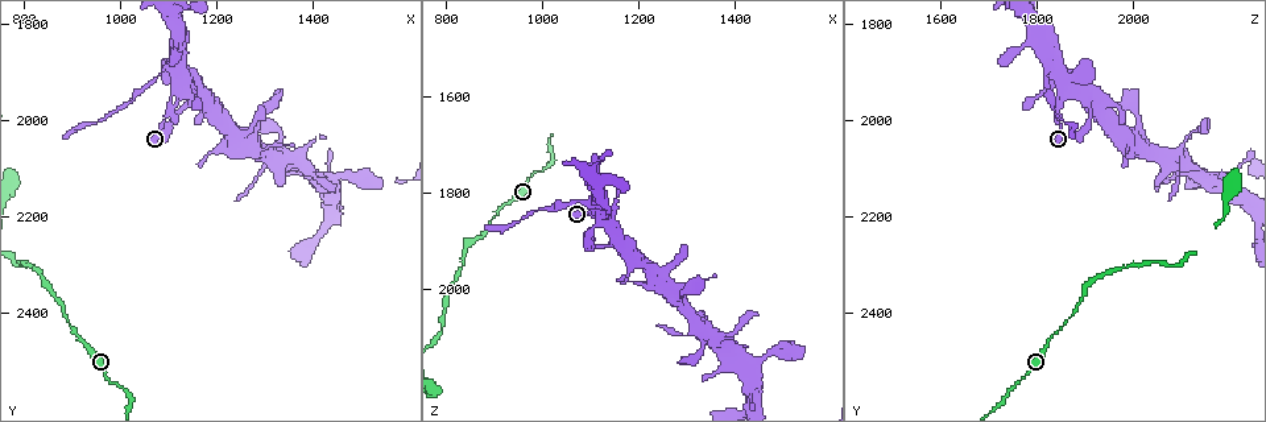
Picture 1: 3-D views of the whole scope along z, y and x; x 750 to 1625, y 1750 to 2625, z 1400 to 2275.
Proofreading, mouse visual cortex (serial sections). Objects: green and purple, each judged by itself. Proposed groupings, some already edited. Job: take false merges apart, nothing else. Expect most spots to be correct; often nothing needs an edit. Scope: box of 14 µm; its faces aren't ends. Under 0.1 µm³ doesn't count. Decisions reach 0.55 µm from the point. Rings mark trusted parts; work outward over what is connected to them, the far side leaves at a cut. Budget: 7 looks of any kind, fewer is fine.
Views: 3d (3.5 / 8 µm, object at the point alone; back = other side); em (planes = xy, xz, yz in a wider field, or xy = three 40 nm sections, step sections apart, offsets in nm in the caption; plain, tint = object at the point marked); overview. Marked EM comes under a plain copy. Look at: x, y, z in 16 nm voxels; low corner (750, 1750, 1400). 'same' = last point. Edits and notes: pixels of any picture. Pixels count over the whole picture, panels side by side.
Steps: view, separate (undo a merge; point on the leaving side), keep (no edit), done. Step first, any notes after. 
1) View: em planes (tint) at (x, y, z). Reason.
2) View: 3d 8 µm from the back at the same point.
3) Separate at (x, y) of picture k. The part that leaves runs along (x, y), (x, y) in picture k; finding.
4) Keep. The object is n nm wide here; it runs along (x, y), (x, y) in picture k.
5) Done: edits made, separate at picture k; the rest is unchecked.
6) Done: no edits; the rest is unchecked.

View: 3d 3.5 µm at (920, 2460, 1825). Thick turns thin.

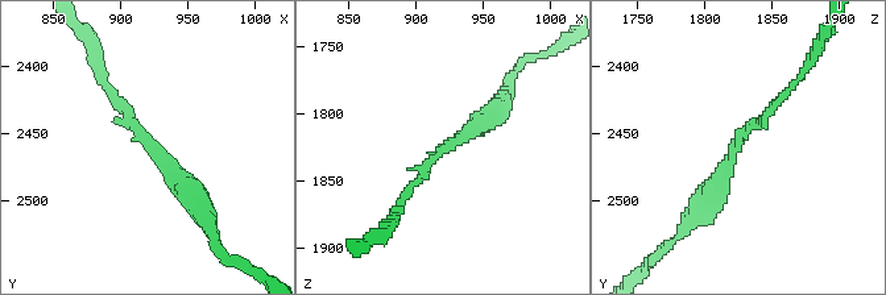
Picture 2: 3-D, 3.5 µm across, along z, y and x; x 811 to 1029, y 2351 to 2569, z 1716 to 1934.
View: em planes (tint) at (922, 2456, 1824). The arms are 100, 300 nm wide.

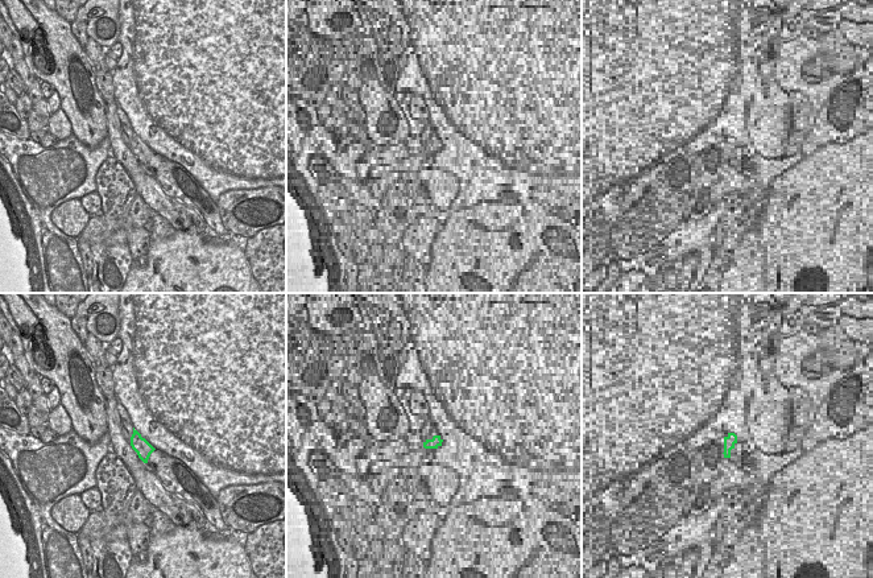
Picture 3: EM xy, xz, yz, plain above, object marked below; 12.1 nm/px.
Keep. It runs along (199, 203), (118, 106), (110, 86) in picture 2; one cell here.

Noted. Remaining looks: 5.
View: 3d 3.5 µm at (1100, 1890, 1825). Three-way junction.

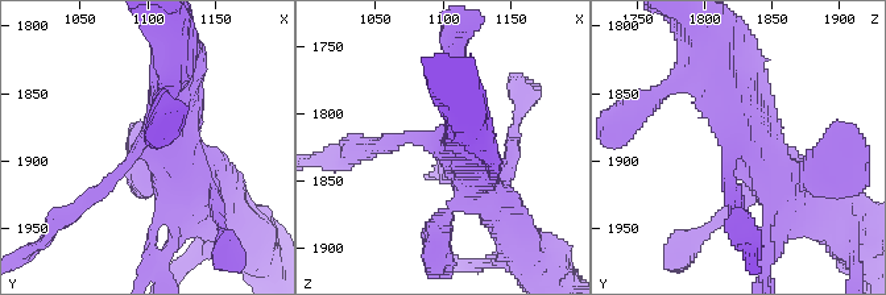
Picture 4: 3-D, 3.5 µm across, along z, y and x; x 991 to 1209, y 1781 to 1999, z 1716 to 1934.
View: em xy step 1 (tint) at (1100, 1890, 1828).

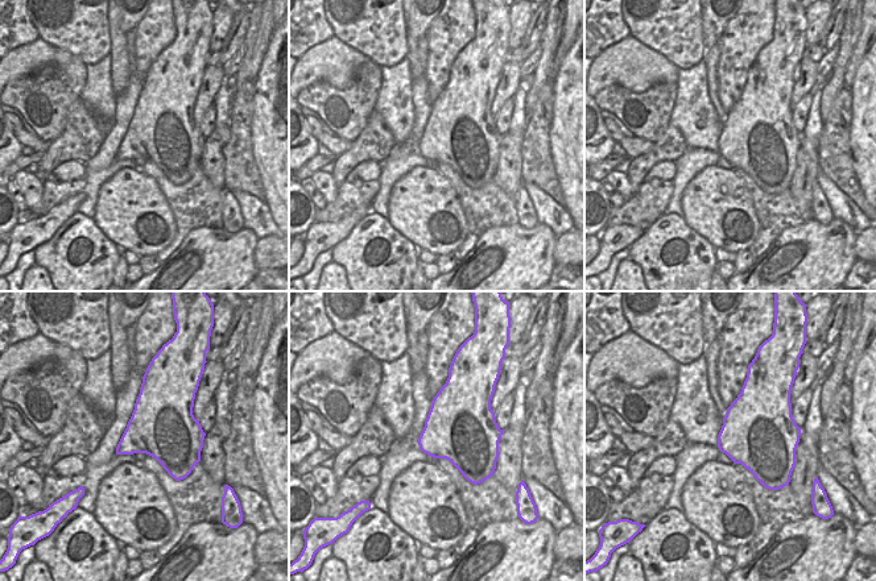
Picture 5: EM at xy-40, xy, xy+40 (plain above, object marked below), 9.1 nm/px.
Keep. It runs along (787, 219), (716, 61) in picture 4; all the same cell.

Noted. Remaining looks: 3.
View: 3d 3.5 µm at (1280, 2030, 2005). Narrows sharply.

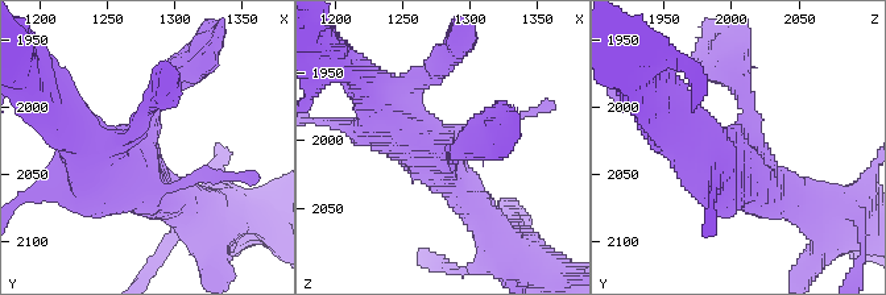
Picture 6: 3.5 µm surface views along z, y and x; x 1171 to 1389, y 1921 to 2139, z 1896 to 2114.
View: em planes (tint) at (1278, 2034, 2008). Need the tissue.

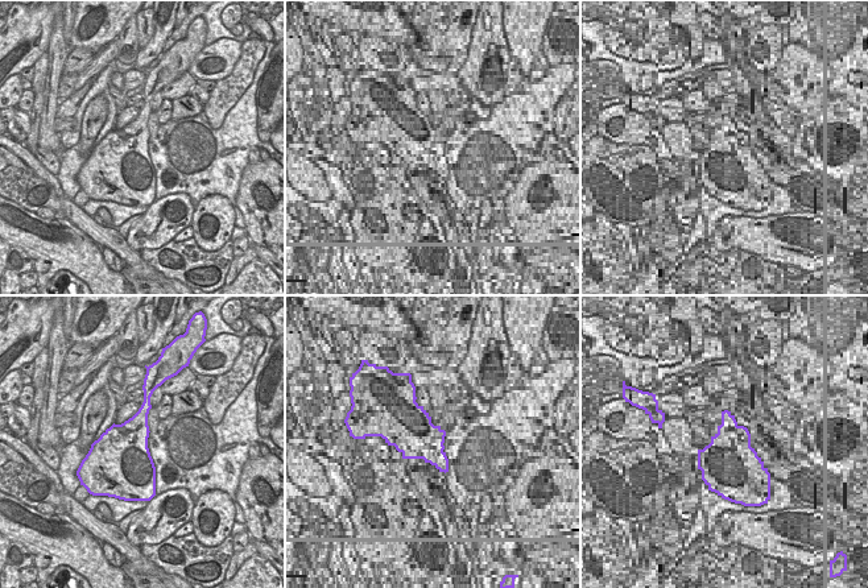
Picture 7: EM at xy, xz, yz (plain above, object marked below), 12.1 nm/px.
View: em xy step 5 (tint) at the same point.

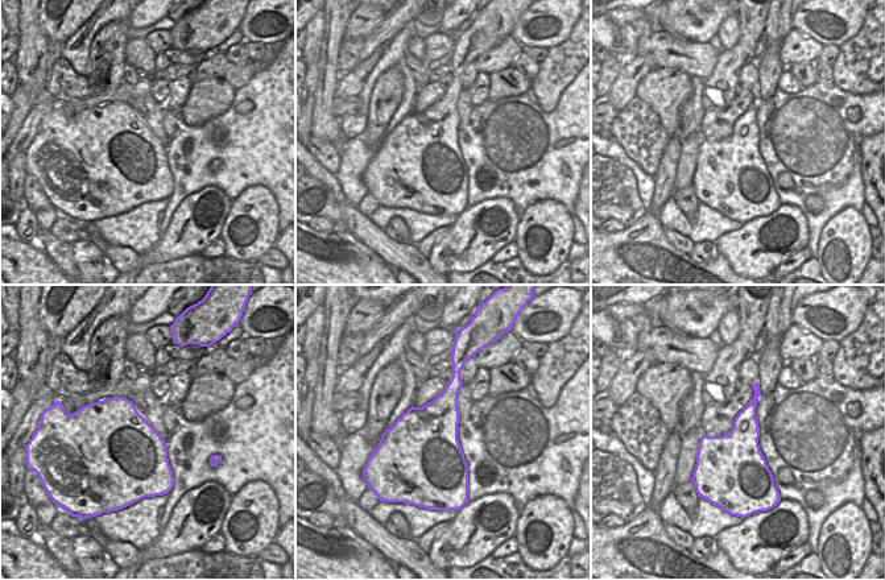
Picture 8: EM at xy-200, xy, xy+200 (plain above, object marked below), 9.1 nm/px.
Keep. It runs along (369, 88), (475, 206) in picture 6; all the same cell.

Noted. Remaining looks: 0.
Done: no edits; the rest is unchecked.

